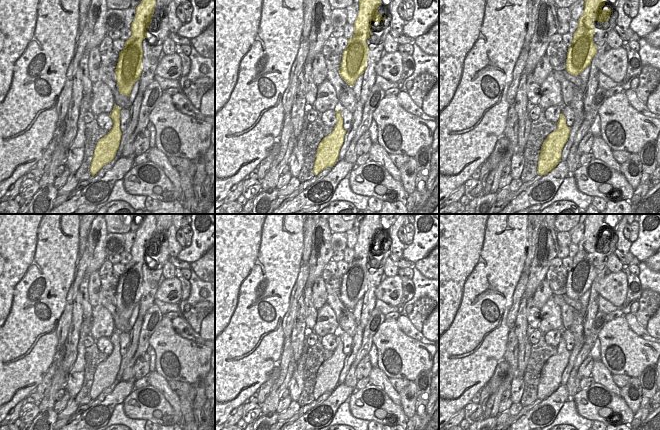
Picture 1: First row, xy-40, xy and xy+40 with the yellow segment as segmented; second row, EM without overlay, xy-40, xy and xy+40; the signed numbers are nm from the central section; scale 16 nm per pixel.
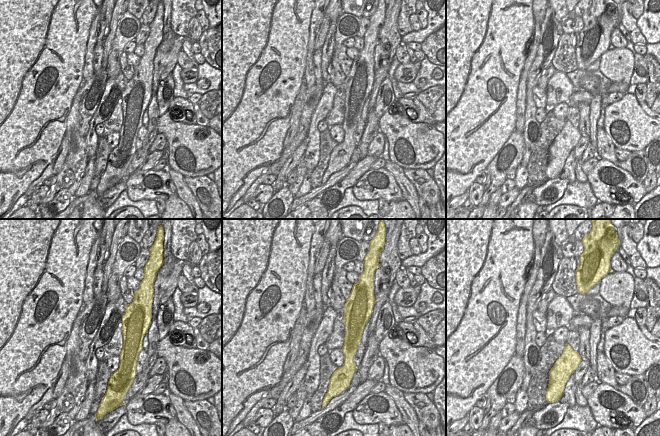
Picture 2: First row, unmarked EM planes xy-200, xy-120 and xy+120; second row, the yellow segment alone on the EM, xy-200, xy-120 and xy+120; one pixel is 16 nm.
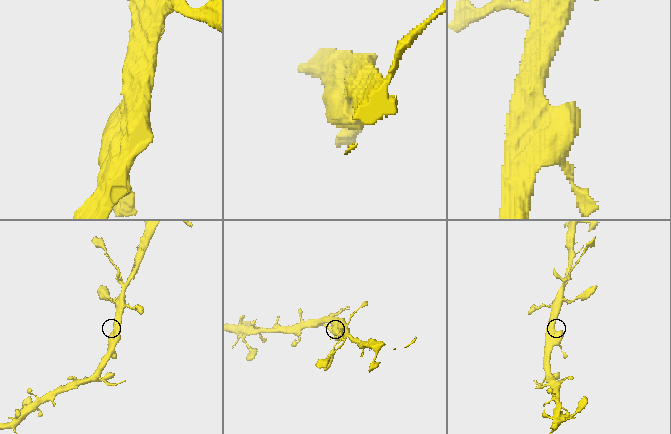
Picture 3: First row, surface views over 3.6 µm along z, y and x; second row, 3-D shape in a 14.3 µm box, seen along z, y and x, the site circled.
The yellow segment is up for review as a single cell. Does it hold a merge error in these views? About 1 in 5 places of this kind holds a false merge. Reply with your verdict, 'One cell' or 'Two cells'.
One cell

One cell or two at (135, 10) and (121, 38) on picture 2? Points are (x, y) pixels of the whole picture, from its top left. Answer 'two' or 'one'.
two

